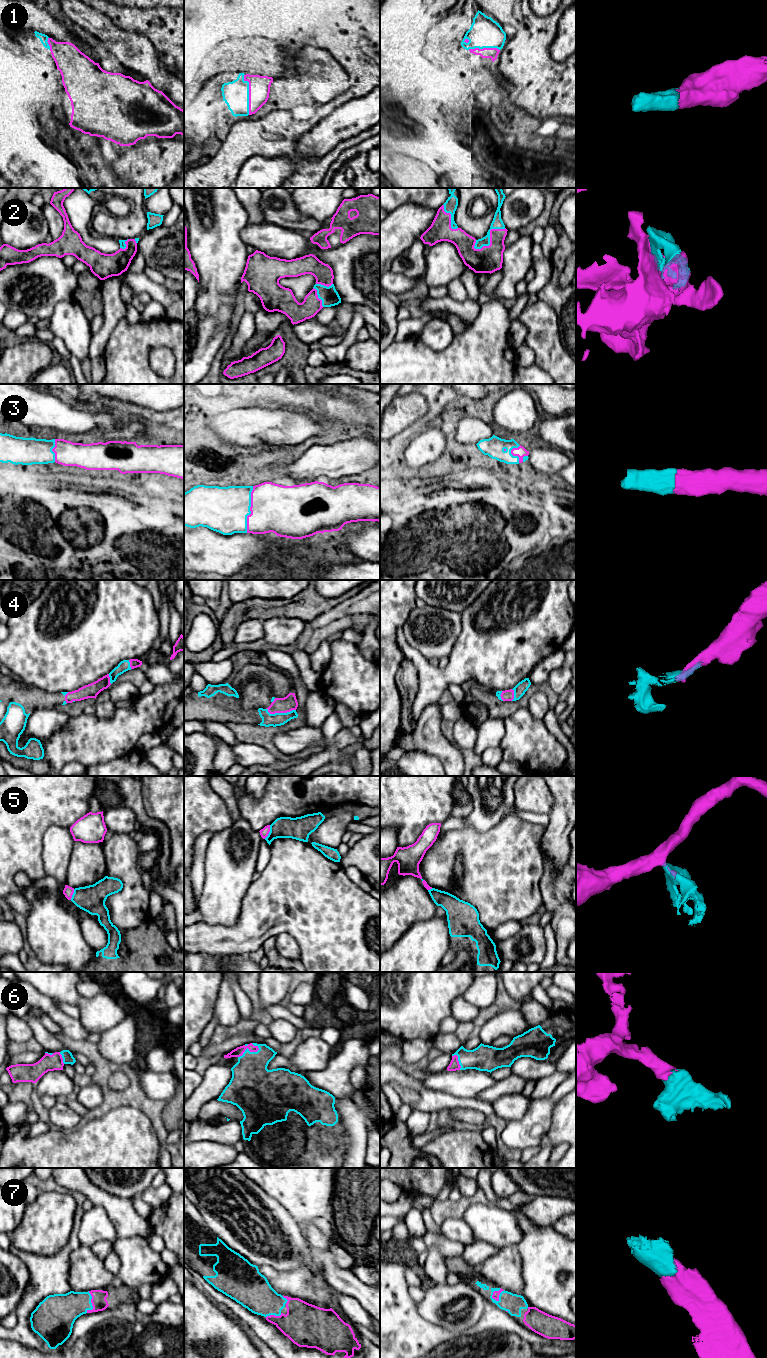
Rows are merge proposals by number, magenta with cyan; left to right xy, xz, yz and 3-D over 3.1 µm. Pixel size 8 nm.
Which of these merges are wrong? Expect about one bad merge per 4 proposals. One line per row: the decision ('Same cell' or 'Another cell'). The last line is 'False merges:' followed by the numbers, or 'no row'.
1: Same cell
2: Same cell
3: Same cell
4: Same cell
5: Another cell
6: Same cell
7: Same cell
False merges: 5

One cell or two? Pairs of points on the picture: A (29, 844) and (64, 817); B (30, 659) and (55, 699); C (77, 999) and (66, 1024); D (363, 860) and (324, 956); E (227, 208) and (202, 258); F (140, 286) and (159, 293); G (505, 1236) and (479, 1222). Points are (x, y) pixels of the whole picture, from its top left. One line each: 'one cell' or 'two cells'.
A: one cell
B: two cells
C: two cells
D: two cells
E: one cell
F: one cell
G: one cell

